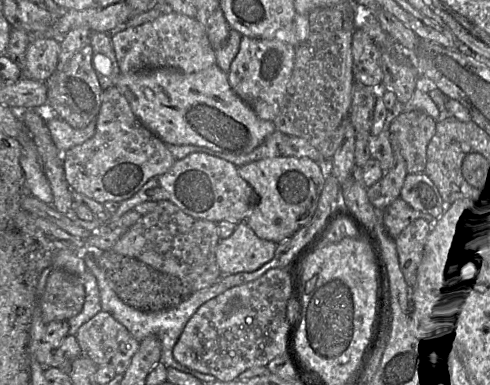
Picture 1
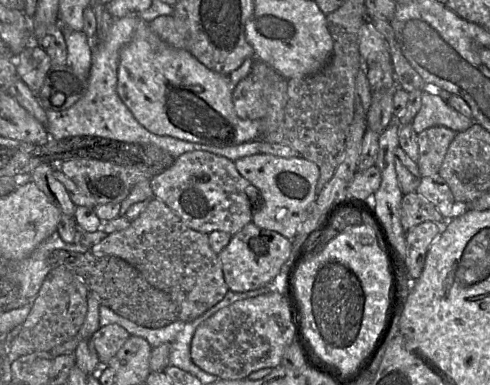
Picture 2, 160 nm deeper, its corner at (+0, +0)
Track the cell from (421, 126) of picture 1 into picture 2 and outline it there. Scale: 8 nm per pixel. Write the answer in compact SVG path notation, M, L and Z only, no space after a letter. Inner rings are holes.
M431 127L418 134L419 159L417 161L422 177L439 172L445 154L457 132L446 127Z

